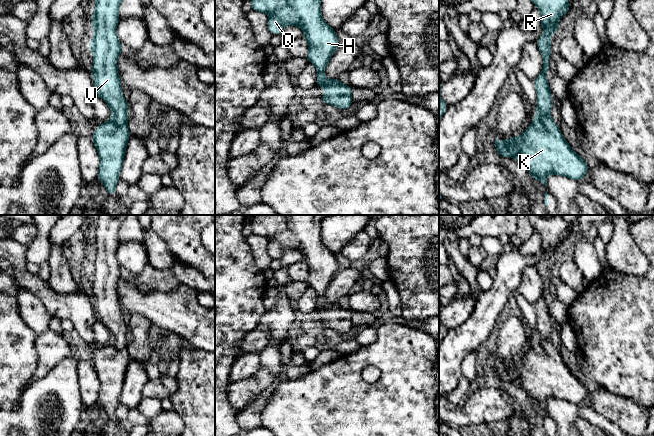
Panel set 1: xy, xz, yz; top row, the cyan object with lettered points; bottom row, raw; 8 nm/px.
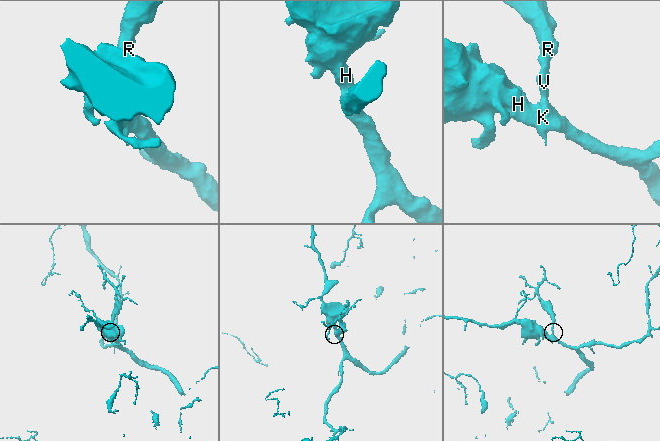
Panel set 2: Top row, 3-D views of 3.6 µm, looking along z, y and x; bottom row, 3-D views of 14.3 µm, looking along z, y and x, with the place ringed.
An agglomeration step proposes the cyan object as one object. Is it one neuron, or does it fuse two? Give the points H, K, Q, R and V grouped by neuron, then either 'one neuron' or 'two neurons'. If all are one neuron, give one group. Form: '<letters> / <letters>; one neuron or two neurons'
H K Q R V; one neuron

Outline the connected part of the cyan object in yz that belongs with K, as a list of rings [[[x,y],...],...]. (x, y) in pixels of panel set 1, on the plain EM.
[[[529,215],[529,219],[541,236],[540,250],[545,254],[536,266],[543,281],[542,296],[533,304],[537,314],[536,341],[520,361],[513,360],[504,365],[498,365],[495,361],[495,371],[501,382],[516,382],[533,402],[545,410],[549,398],[580,405],[589,393],[586,384],[572,374],[551,342],[552,318],[546,303],[546,298],[551,293],[550,261],[560,255],[557,246],[567,238],[570,223],[561,215]]]

